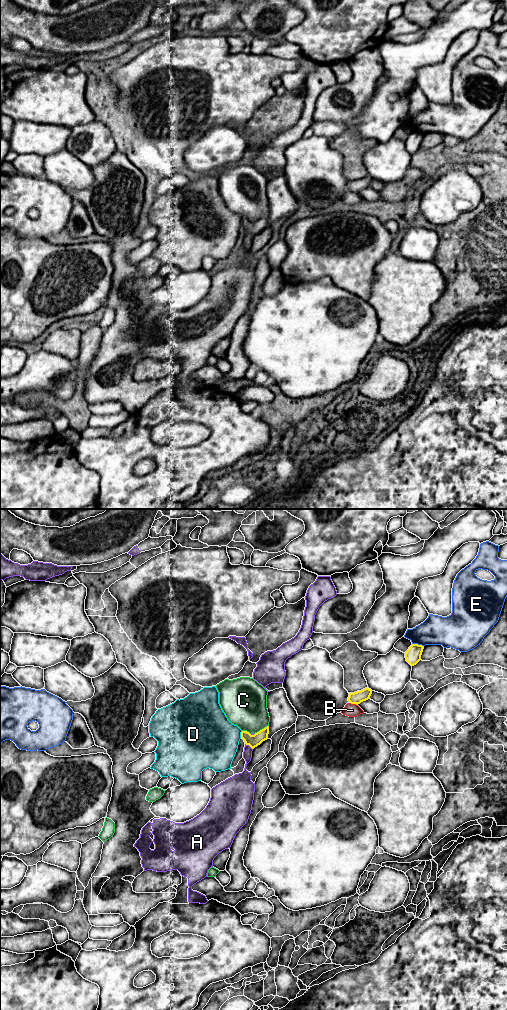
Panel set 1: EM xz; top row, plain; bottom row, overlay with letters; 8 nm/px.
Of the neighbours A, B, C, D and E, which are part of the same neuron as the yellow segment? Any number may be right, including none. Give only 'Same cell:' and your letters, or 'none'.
Same cell: none

